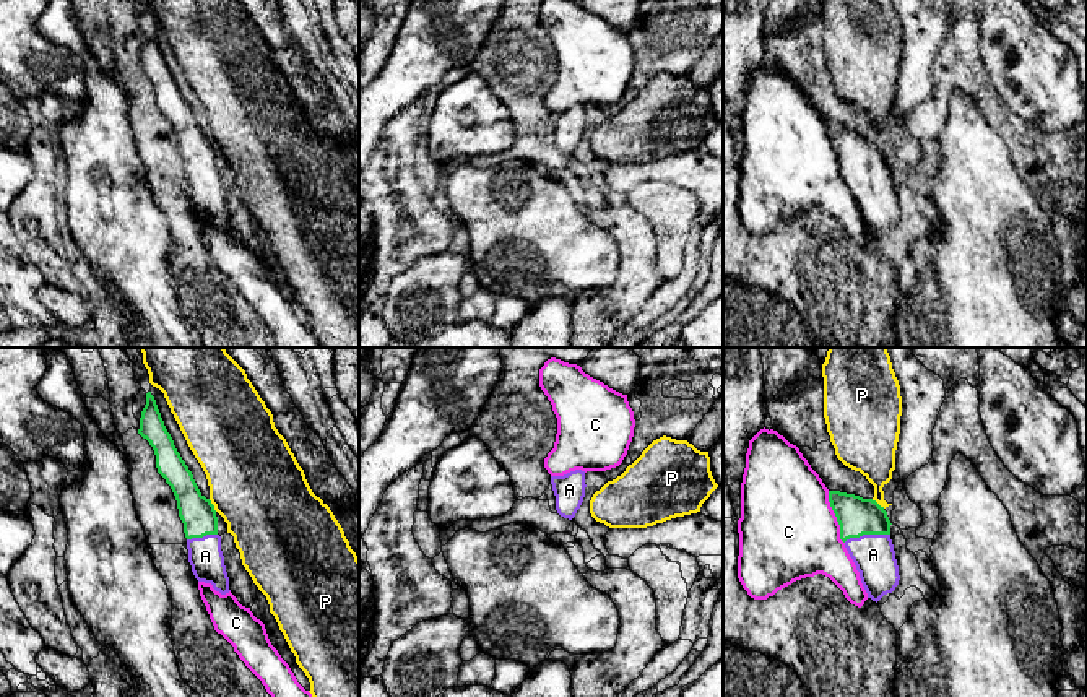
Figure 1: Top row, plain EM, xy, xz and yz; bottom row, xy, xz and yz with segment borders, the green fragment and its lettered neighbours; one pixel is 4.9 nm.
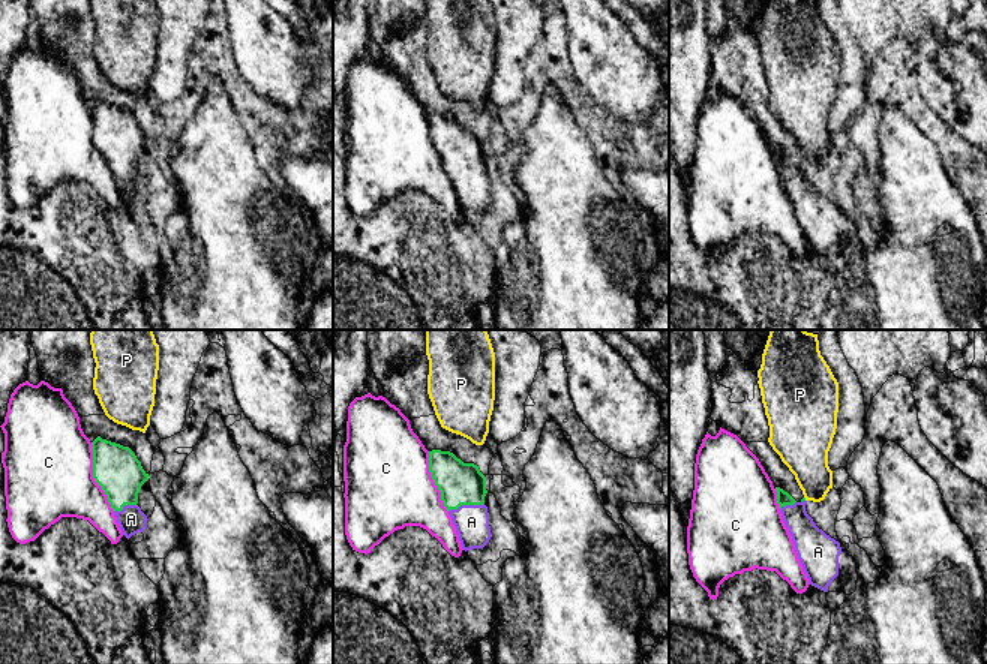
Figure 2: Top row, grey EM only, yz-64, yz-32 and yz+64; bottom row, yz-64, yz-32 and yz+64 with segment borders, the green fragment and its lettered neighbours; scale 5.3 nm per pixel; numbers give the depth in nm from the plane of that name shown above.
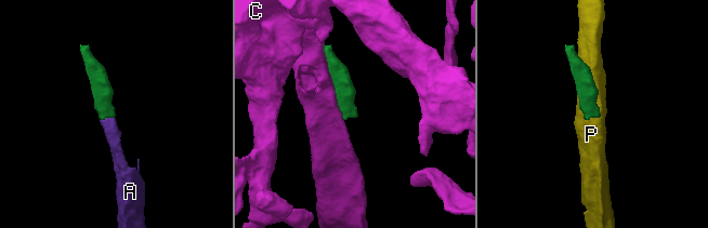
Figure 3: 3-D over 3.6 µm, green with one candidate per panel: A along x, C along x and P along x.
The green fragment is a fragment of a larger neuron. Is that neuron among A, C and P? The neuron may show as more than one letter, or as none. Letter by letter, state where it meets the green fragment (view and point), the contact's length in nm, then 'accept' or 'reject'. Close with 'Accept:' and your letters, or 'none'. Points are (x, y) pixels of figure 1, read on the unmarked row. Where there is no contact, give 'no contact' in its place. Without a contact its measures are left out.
A: meets green in yz at (866, 169); contact 240 nm long; accept
C: meets green in yz at (835, 151); contact 280 nm long; reject
P: meets green in xy at (213, 142); contact 80 nm long; reject
Accept: A

